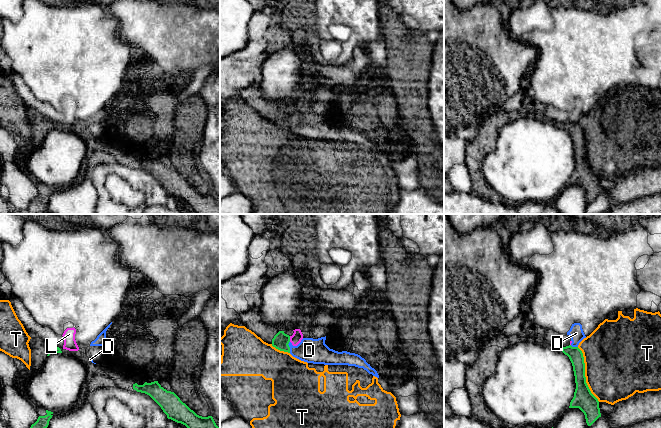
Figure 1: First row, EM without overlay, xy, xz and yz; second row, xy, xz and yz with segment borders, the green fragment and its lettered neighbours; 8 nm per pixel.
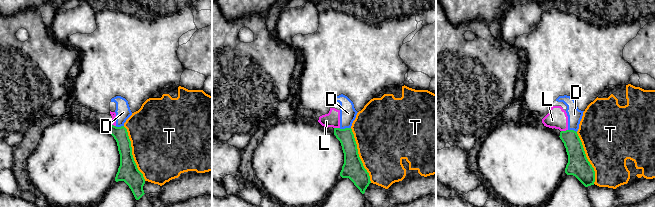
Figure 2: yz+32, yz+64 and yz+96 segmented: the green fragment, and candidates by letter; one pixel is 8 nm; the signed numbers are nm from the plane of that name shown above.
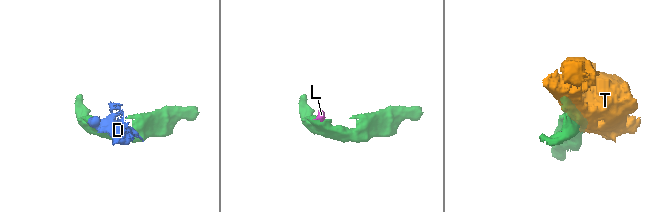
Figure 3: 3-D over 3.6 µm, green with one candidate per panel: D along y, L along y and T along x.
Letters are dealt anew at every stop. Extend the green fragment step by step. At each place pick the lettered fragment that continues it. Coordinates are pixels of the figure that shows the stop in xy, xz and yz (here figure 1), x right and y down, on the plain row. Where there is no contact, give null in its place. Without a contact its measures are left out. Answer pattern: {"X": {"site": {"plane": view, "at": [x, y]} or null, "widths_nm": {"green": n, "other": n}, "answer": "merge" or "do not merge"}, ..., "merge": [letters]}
{"D": {"site": {"plane": "xz", "at": [289, 123]}, "widths_nm": {"green": 130, "other": 200}, "answer": "do not merge"}, "L": {"site": {"plane": "xz", "at": [289, 115]}, "widths_nm": {"green": 130, "other": 90}, "answer": "do not merge"}, "T": {"site": {"plane": "yz", "at": [584, 150]}, "widths_nm": {"green": 160, "other": 480}, "answer": "do not merge"}, "merge": []}

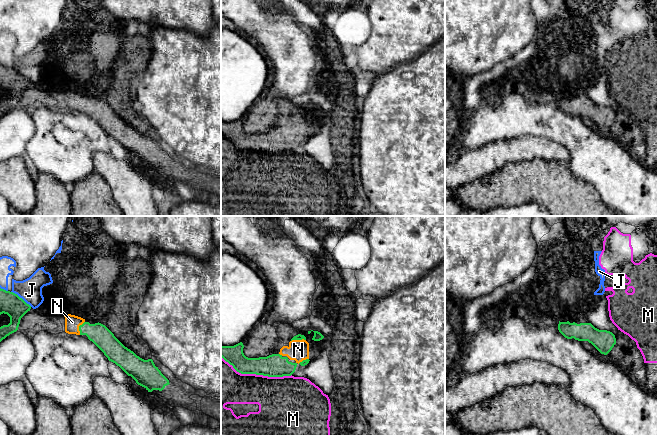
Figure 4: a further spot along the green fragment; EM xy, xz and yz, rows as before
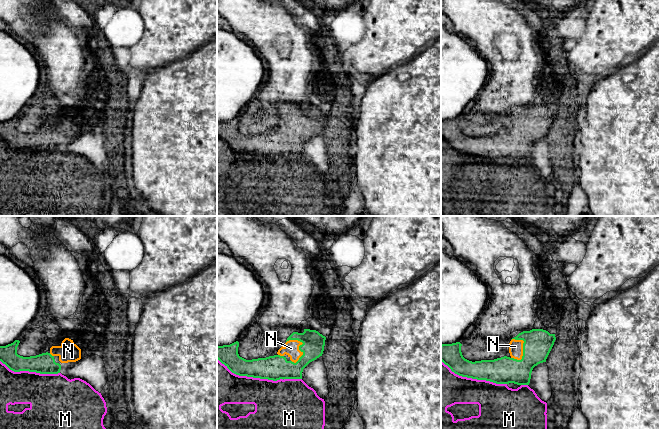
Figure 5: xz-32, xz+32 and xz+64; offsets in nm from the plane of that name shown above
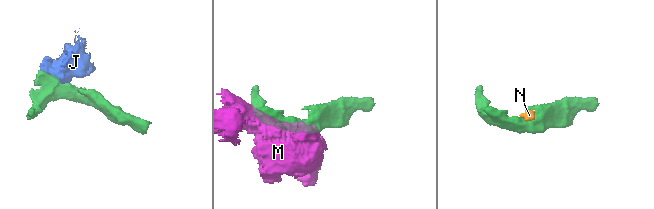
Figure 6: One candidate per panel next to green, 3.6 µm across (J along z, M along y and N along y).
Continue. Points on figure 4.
{"J": {"site": {"plane": "xy", "at": [21, 74]}, "widths_nm": {"green": 180, "other": 190}, "answer": "do not merge"}, "M": {"site": {"plane": "xz", "at": [256, 150]}, "widths_nm": {"green": 180, "other": 320}, "answer": "do not merge"}, "N": {"site": {"plane": "xz", "at": [298, 115]}, "widths_nm": {"green": 50, "other": 170}, "answer": "merge"}, "merge": ["N"]}

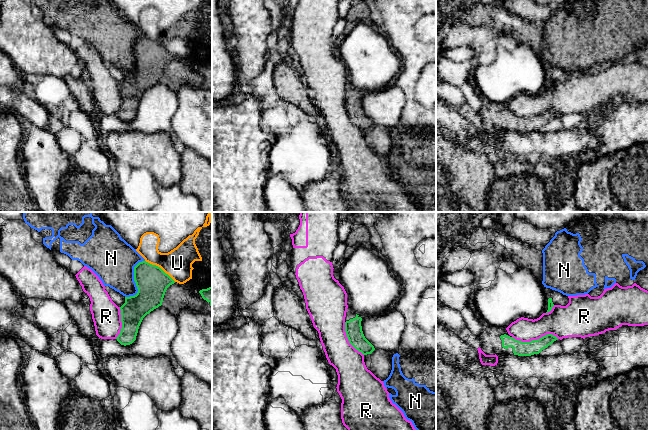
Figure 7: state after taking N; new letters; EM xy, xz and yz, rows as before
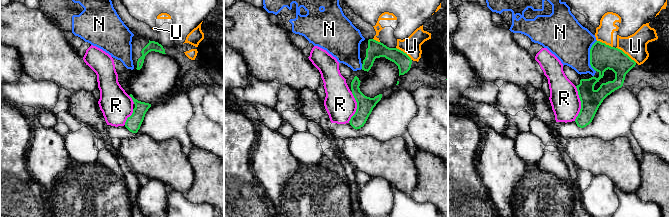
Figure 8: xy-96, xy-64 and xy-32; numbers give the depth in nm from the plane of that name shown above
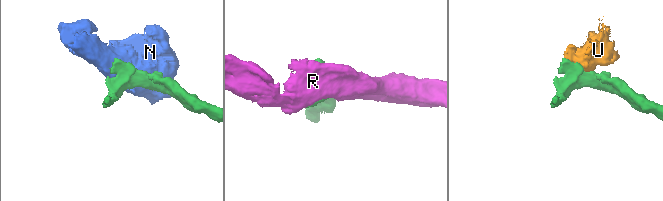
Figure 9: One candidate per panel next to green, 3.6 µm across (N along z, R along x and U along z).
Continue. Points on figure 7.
{"N": {"site": {"plane": "xy", "at": [134, 56]}, "widths_nm": {"green": 260, "other": 360}, "answer": "do not merge"}, "R": {"site": {"plane": "yz", "at": [535, 116]}, "widths_nm": {"green": 120, "other": 240}, "answer": "do not merge"}, "U": {"site": {"plane": "xy", "at": [159, 43]}, "widths_nm": {"green": 260, "other": 240}, "answer": "do not merge"}, "merge": []}

